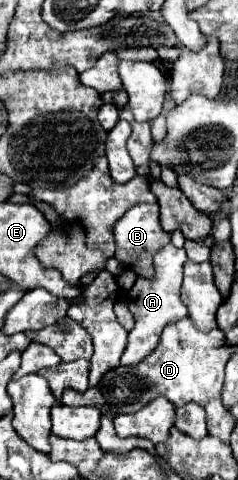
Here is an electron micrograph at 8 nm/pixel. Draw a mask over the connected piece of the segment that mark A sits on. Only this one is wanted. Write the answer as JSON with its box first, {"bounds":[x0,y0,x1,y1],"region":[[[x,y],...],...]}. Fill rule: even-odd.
{"bounds":[121,243,187,365],"region":[[[171,243],[159,251],[155,255],[155,269],[157,275],[155,279],[145,279],[145,277],[137,277],[135,285],[129,291],[129,311],[135,317],[135,327],[129,333],[129,343],[127,349],[121,357],[121,365],[137,365],[139,361],[143,361],[159,343],[161,331],[171,325],[177,323],[179,319],[187,317],[187,307],[181,301],[181,281],[183,281],[183,263],[187,261],[185,249],[177,249]]]}

